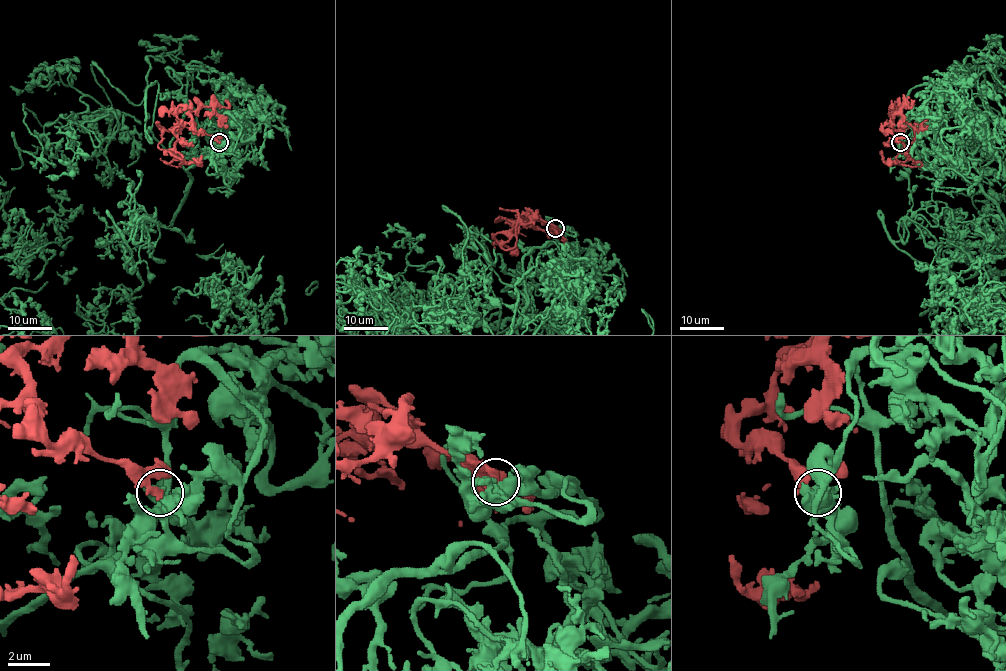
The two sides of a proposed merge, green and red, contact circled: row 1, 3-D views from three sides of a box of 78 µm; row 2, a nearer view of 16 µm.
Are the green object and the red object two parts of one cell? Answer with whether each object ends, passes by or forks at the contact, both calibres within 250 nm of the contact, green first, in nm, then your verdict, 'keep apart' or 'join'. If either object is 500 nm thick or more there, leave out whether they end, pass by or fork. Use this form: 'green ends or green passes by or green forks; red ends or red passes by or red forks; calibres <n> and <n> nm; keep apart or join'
calibres 550 and 360 nm; join

